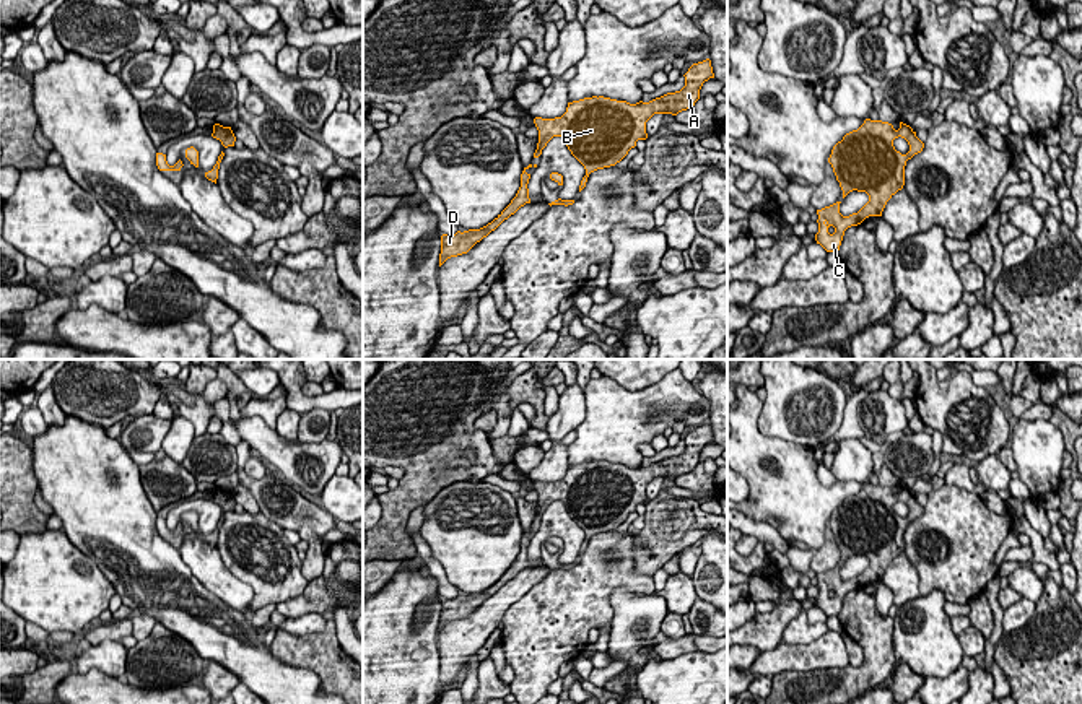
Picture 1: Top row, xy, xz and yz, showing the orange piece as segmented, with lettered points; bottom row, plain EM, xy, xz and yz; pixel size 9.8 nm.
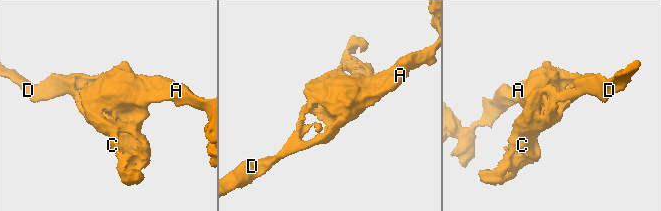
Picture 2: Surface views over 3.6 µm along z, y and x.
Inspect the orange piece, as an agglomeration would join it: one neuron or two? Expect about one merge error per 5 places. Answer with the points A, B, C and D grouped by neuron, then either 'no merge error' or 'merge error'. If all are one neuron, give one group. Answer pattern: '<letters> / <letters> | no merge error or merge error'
A B C D | no merge error

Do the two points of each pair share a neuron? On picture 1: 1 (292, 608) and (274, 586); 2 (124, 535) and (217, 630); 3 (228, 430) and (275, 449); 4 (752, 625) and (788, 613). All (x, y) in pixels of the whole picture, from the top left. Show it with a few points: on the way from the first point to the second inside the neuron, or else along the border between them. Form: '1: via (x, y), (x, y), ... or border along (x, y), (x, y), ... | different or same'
1: border along (309, 582), (300, 594), (275, 605) | different
2: via (153, 555), (178, 566), (209, 600) | same
3: border along (230, 421), (241, 438) | different
4: via (760, 625), (772, 625), (780, 617) | same

